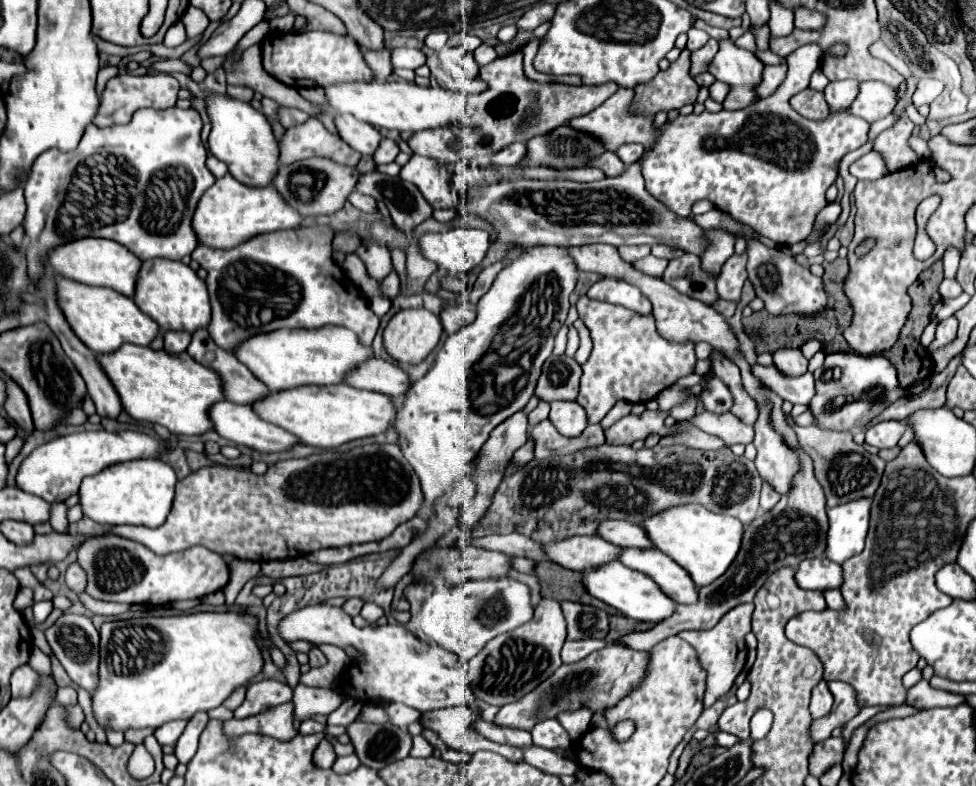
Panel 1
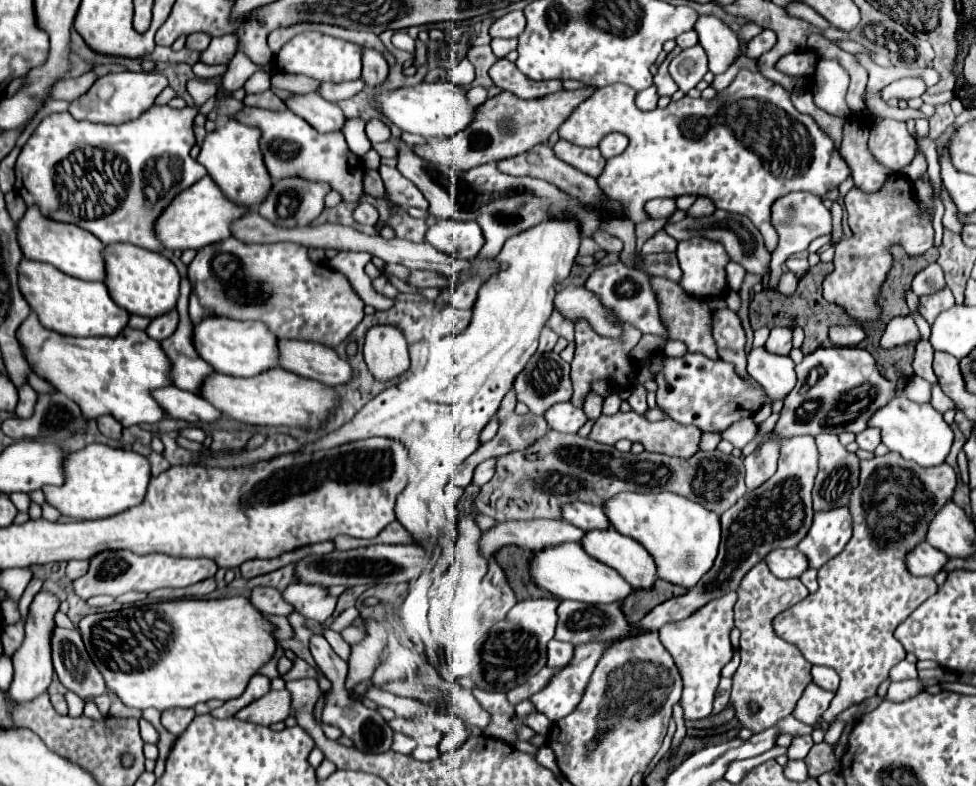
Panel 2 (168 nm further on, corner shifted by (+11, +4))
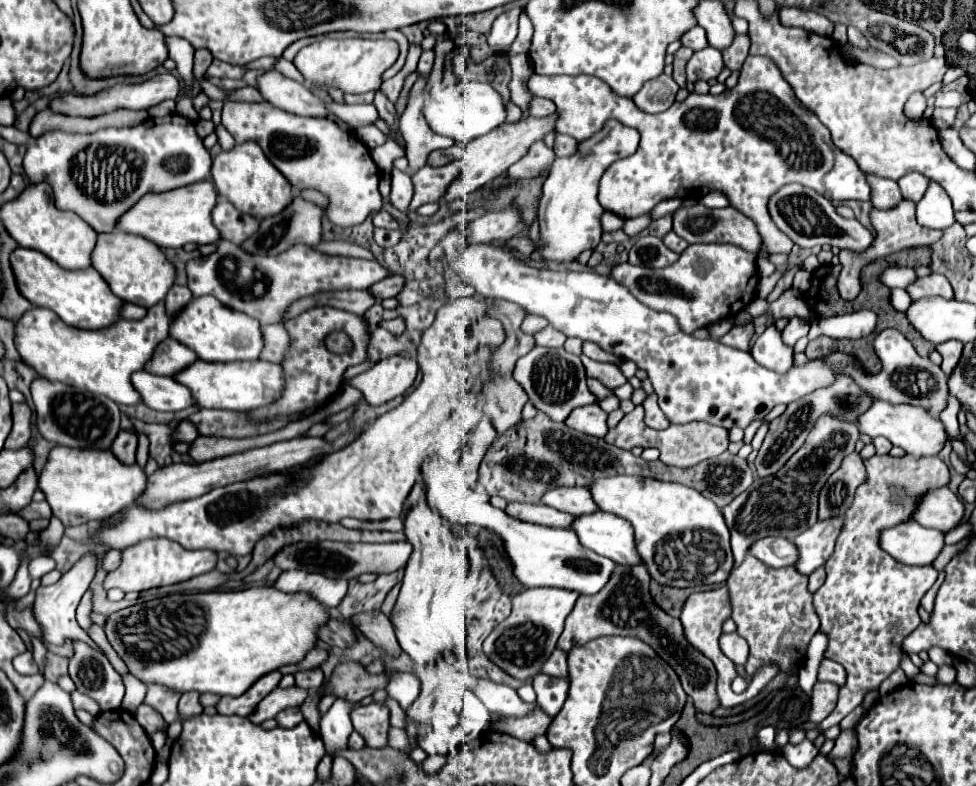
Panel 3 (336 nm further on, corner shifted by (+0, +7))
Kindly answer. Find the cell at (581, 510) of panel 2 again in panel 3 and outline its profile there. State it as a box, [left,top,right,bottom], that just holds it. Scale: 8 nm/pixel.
[542,486,598,516]

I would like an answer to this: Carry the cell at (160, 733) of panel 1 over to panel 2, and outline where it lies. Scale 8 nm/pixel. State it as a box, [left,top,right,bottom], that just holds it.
[161,709,195,735]

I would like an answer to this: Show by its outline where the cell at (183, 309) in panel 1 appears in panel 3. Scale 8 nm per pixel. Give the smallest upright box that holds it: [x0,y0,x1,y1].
[92,232,176,308]

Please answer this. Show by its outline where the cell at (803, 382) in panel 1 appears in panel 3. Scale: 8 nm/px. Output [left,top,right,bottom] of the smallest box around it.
[750,324,794,372]

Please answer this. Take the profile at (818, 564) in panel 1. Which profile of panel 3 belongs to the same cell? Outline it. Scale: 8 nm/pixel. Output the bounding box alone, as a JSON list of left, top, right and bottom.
[748,538,798,568]

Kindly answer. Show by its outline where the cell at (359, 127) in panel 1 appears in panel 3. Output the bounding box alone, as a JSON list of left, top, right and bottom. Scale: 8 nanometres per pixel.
[256,70,328,118]

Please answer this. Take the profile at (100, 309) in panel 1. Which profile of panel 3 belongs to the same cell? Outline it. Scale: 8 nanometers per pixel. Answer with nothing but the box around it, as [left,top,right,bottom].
[12,248,120,330]

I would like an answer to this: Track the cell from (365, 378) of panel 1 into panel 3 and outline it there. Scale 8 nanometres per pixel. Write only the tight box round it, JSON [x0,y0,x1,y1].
[260,324,290,362]

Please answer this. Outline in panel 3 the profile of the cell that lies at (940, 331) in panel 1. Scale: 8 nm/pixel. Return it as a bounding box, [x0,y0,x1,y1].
[906,274,954,300]

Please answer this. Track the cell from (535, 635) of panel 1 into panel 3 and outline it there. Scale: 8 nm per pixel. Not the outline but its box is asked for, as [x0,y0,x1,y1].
[484,588,578,680]

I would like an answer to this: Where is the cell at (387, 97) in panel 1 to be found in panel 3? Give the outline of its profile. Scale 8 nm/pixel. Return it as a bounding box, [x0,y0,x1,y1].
[424,80,506,144]

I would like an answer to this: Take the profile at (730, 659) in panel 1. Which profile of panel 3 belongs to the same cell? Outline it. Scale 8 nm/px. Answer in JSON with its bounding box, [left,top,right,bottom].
[680,586,748,708]

